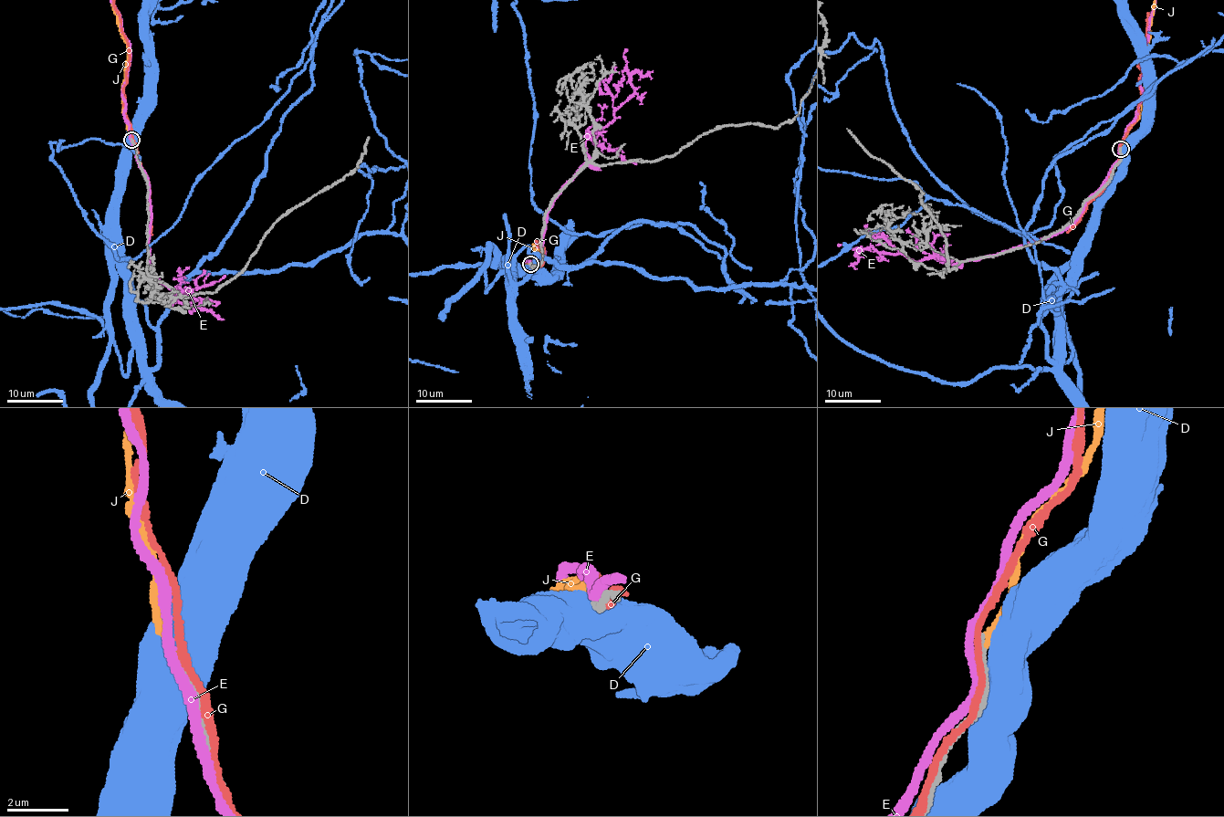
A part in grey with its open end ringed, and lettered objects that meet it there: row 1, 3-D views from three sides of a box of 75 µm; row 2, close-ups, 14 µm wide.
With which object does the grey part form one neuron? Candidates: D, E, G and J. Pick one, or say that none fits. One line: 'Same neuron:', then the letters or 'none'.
Same neuron: J

